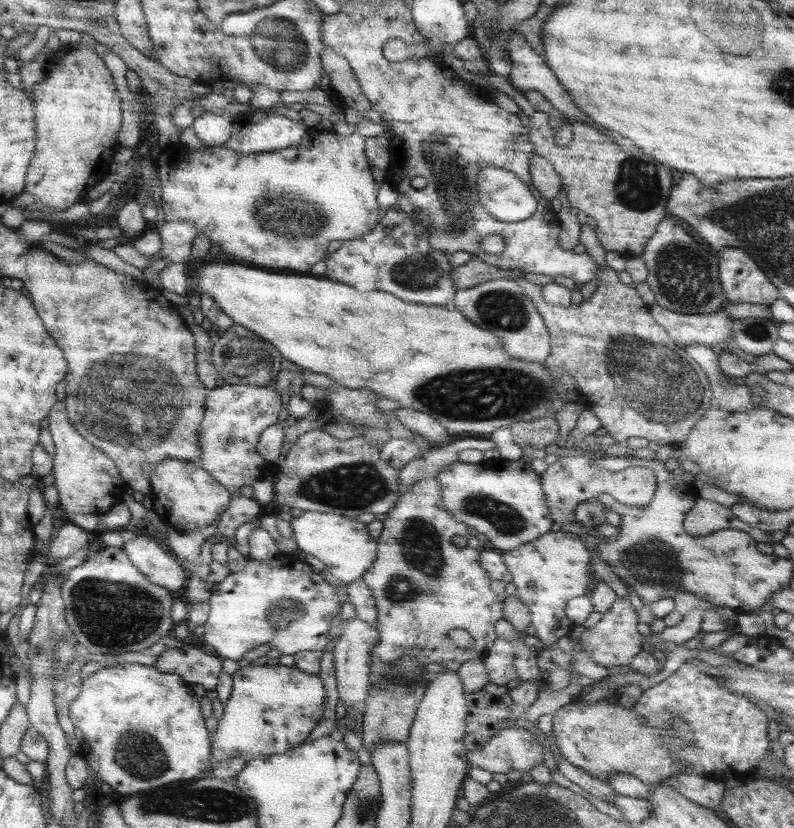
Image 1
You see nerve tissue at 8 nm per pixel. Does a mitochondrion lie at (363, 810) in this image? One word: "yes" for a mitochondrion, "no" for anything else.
yes

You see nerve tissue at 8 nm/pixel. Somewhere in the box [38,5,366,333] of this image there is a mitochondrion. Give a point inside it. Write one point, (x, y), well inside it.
(278, 41)

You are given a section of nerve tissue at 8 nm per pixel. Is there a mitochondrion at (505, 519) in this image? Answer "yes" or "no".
yes

